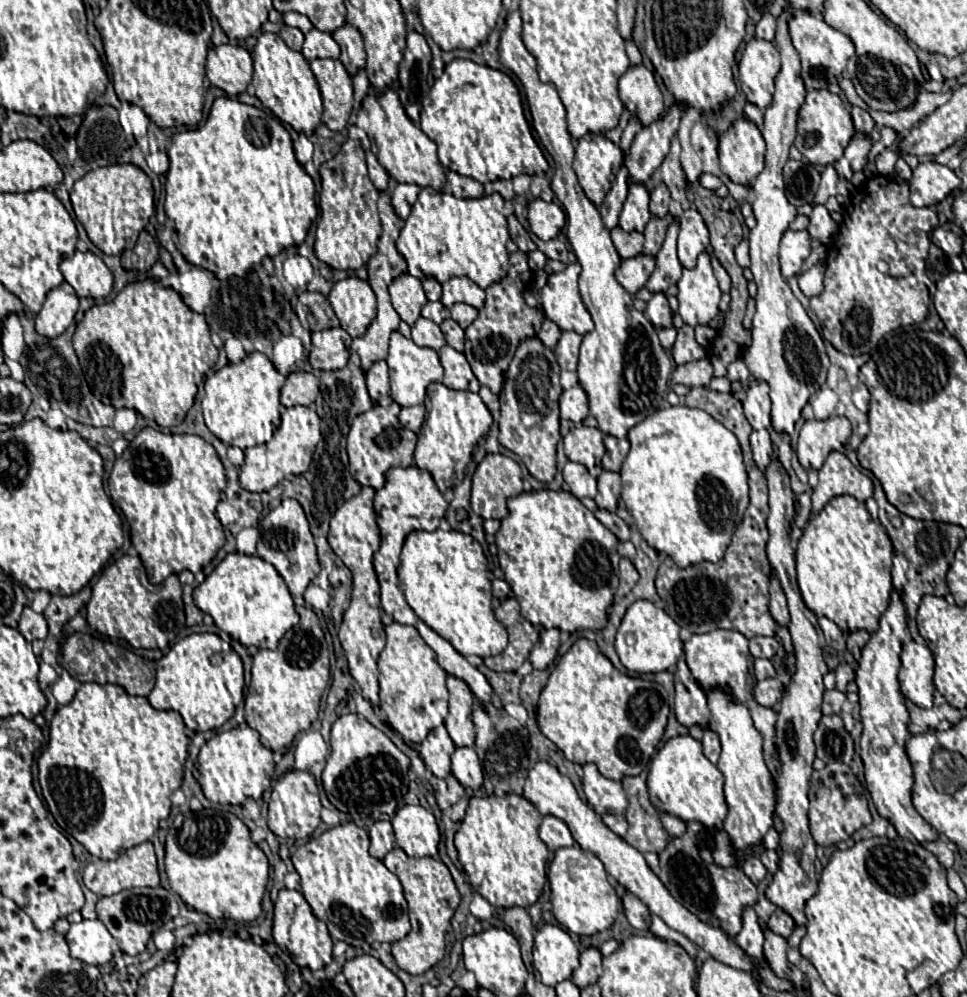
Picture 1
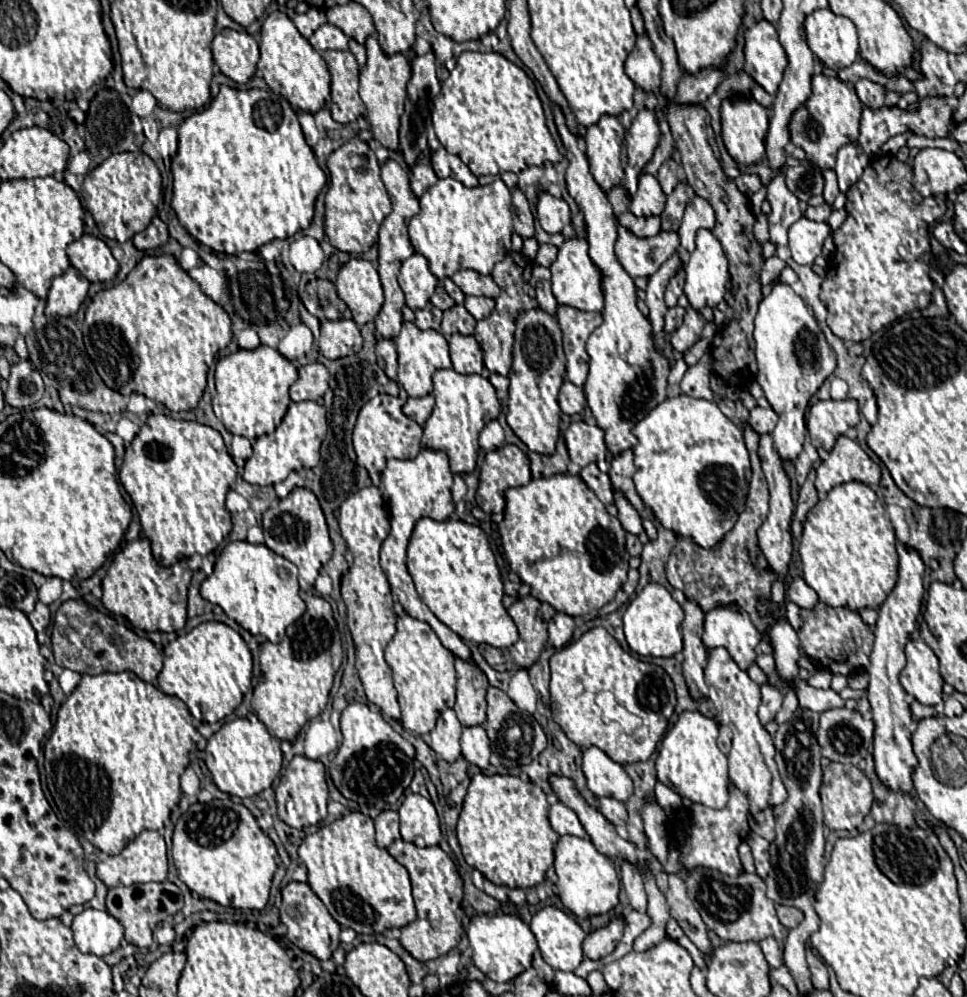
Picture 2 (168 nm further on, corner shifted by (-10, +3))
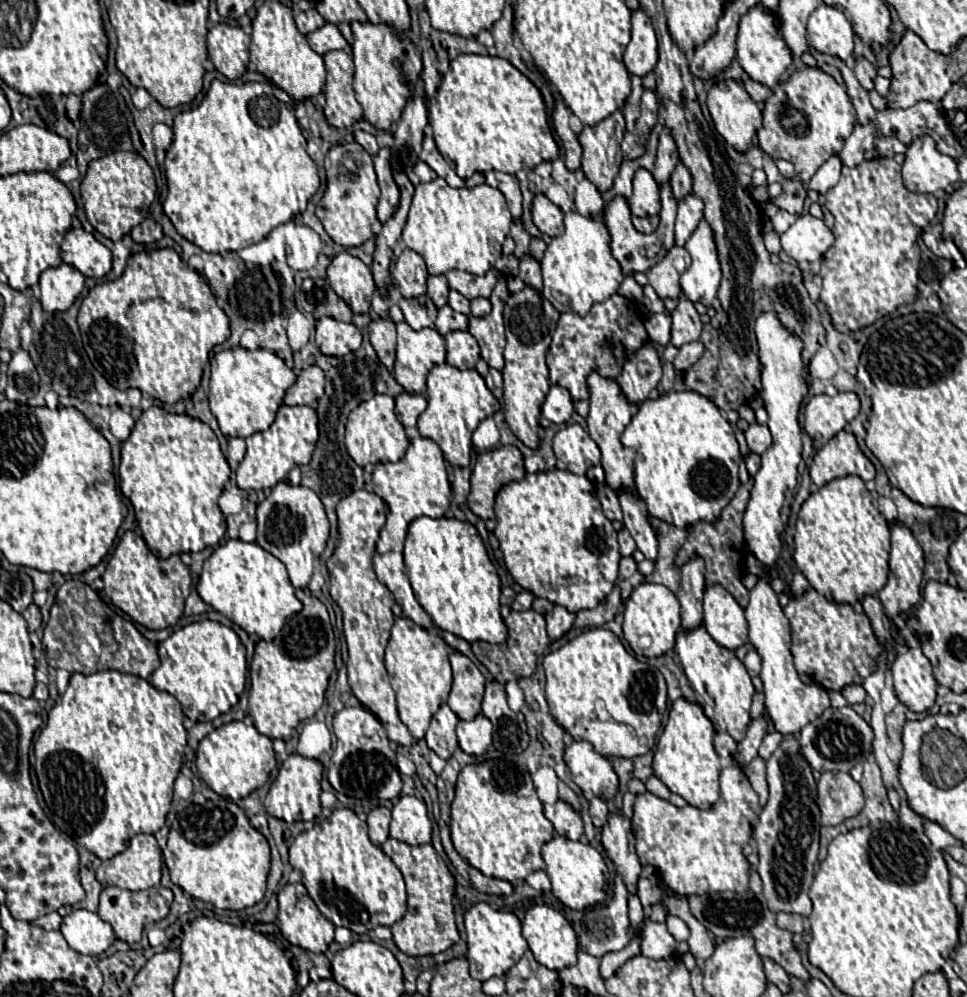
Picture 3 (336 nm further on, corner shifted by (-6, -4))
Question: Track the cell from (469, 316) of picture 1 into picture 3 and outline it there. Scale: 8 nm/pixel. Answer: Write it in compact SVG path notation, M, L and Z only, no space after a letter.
M474 298L472 300L472 314L474 316L486 316L490 314L492 306L490 306L490 300L488 298Z

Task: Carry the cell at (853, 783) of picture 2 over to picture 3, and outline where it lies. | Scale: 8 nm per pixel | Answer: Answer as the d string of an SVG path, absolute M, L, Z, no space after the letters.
M822 772L817 782L816 803L821 812L823 826L838 826L862 810L862 788L846 772Z

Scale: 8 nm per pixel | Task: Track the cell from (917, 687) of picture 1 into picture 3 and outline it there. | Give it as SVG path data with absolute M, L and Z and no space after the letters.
M920 648L898 654L890 670L898 700L912 712L926 712L934 704L938 682L932 676L930 660Z

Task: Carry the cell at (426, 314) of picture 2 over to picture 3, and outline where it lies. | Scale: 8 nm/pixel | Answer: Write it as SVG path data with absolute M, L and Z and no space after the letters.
M416 296L416 298L400 298L398 306L404 314L404 320L414 328L434 328L436 320L436 306L428 296Z

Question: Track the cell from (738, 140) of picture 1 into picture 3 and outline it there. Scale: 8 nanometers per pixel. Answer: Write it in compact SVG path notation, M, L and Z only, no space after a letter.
M720 80L708 90L708 110L714 120L716 130L722 134L722 138L734 146L736 150L744 152L752 146L752 140L756 138L756 124L762 124L762 114L756 102L750 98L750 94L744 90L744 84L738 80Z

